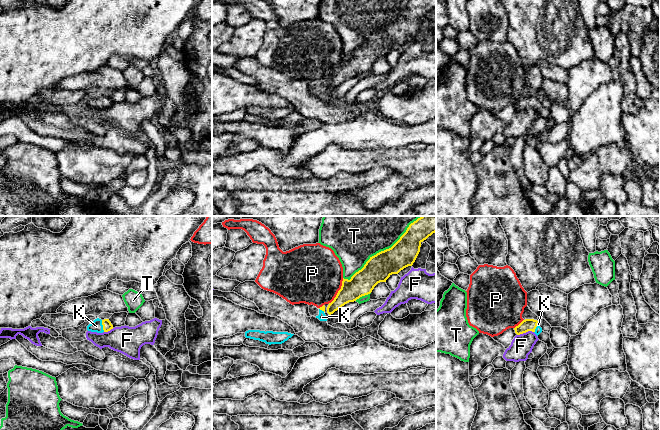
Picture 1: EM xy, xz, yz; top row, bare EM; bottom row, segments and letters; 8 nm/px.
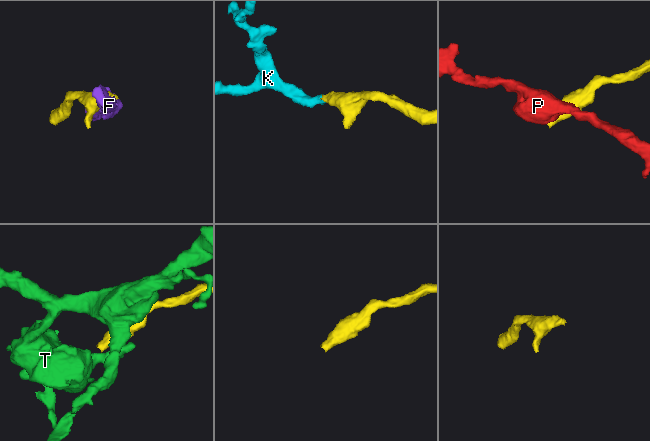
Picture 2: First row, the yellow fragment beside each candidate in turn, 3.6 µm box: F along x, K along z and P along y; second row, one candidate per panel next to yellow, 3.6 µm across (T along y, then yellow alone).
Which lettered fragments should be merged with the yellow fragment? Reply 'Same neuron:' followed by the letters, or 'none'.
Same neuron: K

